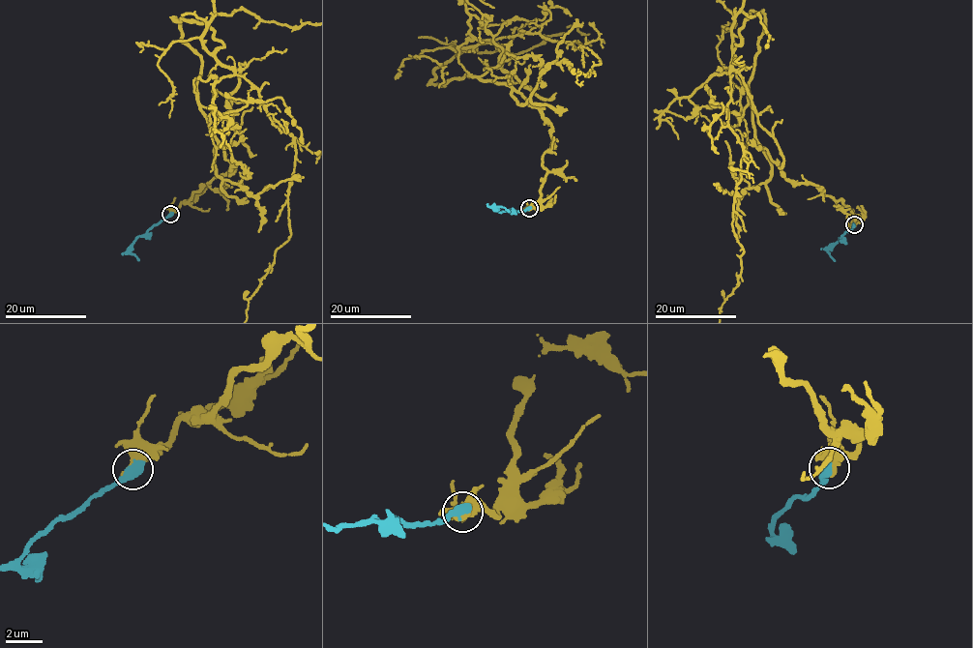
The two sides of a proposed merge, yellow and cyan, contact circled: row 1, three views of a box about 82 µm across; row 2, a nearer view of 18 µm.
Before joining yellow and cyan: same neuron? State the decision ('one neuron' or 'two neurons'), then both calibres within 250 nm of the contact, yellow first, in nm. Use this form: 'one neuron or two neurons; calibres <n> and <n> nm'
one neuron; calibres 650 and 650 nm

